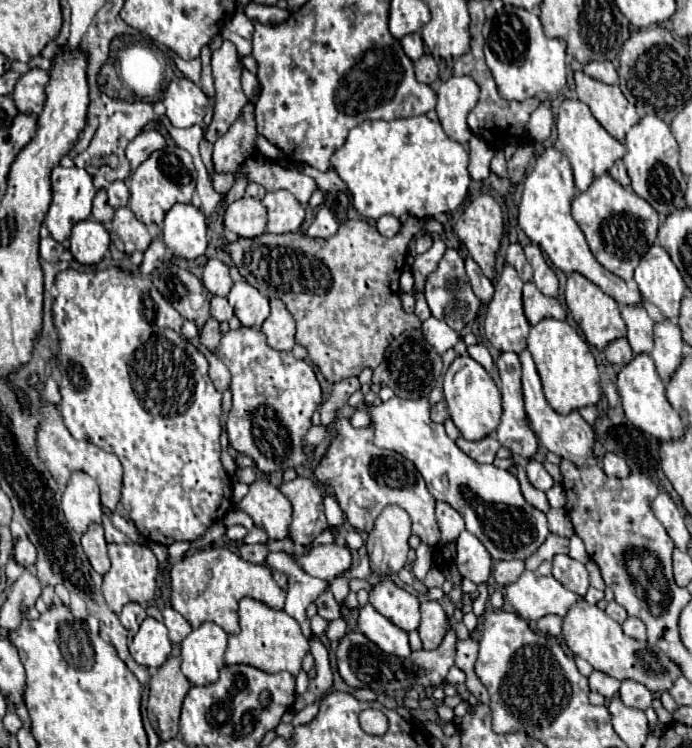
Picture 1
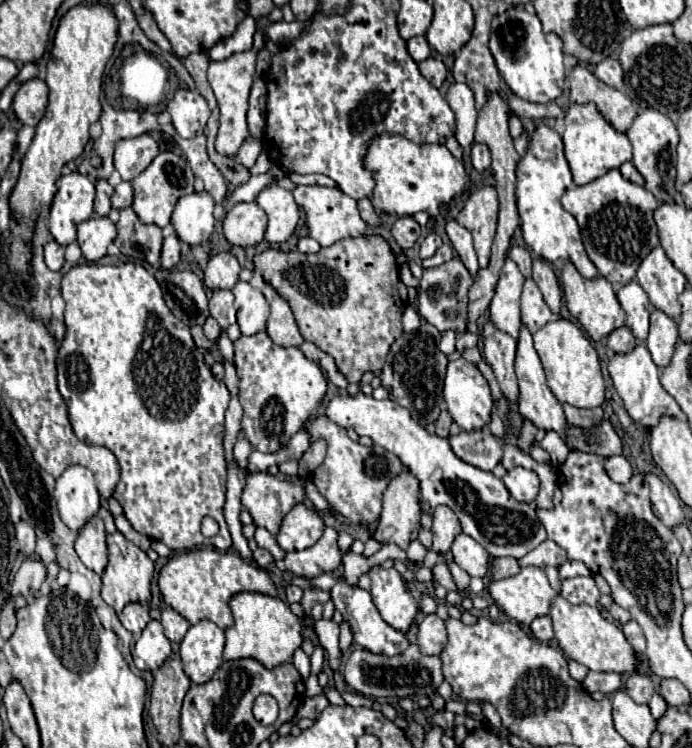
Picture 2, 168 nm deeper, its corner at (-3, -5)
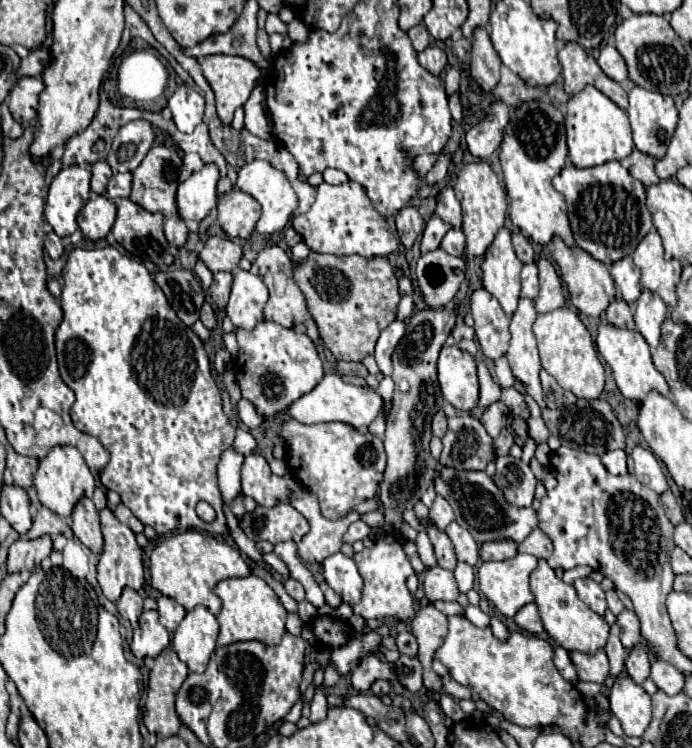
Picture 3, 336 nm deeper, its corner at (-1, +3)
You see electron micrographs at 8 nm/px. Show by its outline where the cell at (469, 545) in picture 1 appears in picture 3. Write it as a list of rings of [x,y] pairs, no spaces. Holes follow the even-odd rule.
[[[451,522],[445,528],[445,532],[447,532],[447,536],[451,538],[451,542],[455,546],[457,560],[463,560],[463,562],[475,566],[477,560],[479,560],[479,546],[477,546],[475,538],[465,528],[461,528],[457,522]]]

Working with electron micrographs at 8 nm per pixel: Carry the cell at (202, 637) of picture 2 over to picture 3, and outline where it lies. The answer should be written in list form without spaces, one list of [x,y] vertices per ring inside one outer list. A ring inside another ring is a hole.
[[[195,606],[173,632],[171,644],[191,672],[205,672],[209,656],[215,650],[217,634],[217,618],[205,606]]]

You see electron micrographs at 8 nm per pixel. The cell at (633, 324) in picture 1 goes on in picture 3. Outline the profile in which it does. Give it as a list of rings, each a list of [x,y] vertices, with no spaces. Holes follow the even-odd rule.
[[[625,256],[623,260],[617,260],[615,264],[609,266],[609,272],[615,280],[615,286],[619,290],[619,294],[623,296],[623,300],[627,304],[633,304],[639,294],[641,294],[641,286],[639,286],[639,268],[635,268],[631,256]]]

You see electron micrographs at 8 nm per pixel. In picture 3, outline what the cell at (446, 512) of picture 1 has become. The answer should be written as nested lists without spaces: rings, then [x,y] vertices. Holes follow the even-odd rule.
[[[437,496],[437,498],[435,498],[433,506],[429,509],[429,517],[433,518],[433,522],[435,522],[437,527],[443,531],[447,528],[449,522],[455,520],[453,508],[451,508],[451,504],[449,504],[443,496]]]

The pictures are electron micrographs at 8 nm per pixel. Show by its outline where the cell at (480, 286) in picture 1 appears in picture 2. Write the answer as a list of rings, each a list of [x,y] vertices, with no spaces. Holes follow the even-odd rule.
[[[449,220],[445,230],[447,230],[451,246],[457,250],[461,262],[465,264],[469,274],[475,276],[479,272],[479,264],[477,264],[477,254],[475,254],[473,242],[471,242],[471,234],[463,226],[459,226],[455,220]]]

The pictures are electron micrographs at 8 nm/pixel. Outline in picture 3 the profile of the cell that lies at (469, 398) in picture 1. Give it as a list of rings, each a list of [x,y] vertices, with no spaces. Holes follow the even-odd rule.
[[[443,346],[437,370],[443,398],[457,410],[471,410],[479,398],[475,358],[457,346]]]

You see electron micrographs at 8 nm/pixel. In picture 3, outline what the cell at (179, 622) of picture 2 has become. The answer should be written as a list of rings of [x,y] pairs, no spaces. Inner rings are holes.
[[[159,596],[157,598],[157,612],[161,616],[161,624],[169,632],[173,632],[179,626],[179,622],[185,618],[185,614],[187,614],[185,608],[181,604],[177,604],[175,600],[171,600],[169,596]]]

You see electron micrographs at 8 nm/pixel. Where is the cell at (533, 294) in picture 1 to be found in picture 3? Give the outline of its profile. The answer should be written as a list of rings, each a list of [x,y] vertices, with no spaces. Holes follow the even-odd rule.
[[[539,256],[533,258],[531,264],[523,264],[523,272],[521,272],[521,280],[523,280],[523,288],[521,288],[521,296],[525,298],[537,298],[539,294],[539,278],[537,278],[537,260]]]

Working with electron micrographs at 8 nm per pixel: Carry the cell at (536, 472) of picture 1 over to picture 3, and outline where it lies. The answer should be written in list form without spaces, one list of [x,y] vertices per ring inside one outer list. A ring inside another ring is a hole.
[[[513,456],[497,458],[497,472],[493,476],[493,482],[509,504],[515,504],[517,508],[531,506],[537,482],[531,468],[523,460],[517,460]]]

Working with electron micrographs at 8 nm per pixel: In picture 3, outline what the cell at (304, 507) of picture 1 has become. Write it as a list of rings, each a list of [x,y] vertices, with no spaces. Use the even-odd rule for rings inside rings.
[[[275,504],[275,508],[257,506],[253,512],[245,512],[239,526],[249,540],[267,540],[271,544],[295,540],[299,542],[307,534],[307,518],[291,504]]]

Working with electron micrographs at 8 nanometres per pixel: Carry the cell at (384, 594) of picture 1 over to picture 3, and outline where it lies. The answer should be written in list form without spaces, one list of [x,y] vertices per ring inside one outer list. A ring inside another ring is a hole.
[[[393,532],[385,538],[381,538],[379,542],[375,542],[371,548],[365,548],[363,552],[355,554],[355,562],[359,568],[359,574],[363,576],[363,596],[359,600],[359,604],[353,604],[353,614],[363,616],[363,618],[383,618],[383,616],[397,616],[401,620],[409,620],[413,616],[413,596],[407,590],[405,582],[407,576],[415,574],[403,542],[399,540],[399,534]]]

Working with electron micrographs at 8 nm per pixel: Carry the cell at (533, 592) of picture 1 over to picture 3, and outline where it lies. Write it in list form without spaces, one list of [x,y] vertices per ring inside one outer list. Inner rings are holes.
[[[517,552],[511,560],[481,562],[477,568],[479,590],[503,616],[515,616],[517,610],[533,602],[529,576],[537,568],[537,558]]]

